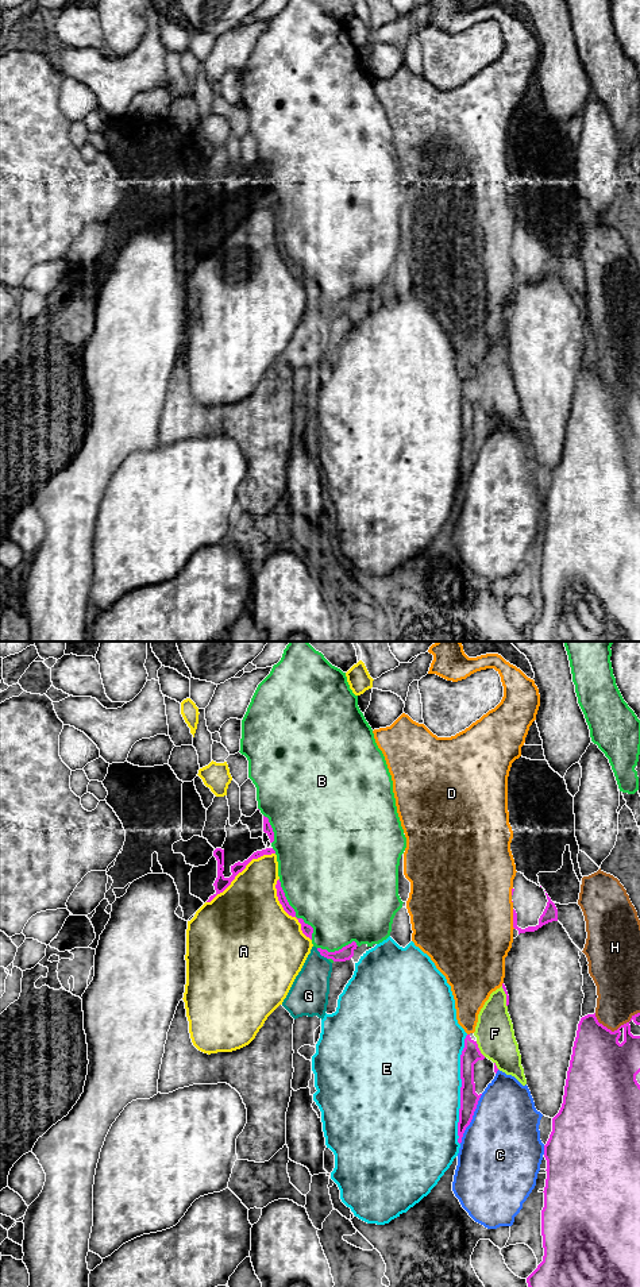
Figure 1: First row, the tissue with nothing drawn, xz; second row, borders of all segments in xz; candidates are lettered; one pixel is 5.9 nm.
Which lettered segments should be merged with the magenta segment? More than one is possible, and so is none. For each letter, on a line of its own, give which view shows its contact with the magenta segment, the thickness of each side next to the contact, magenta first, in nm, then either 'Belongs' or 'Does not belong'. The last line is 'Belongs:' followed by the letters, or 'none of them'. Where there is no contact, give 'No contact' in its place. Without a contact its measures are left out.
A: Touches magenta in xz. Thickness 80 nm (magenta) against 380 nm. Does not belong
B: Touches magenta in xz. Thickness 70 nm (magenta) against 500 nm. Does not belong
C: Touches magenta in xz. Thickness 110 nm (magenta) against 480 nm. Does not belong
D: Touches magenta in xz. Thickness 90 nm (magenta) against 500 nm. Does not belong
E: Touches magenta in xz. Thickness 110 nm (magenta) against 500 nm. Does not belong
F: Touches magenta in xz. Thickness 110 nm (magenta) against 220 nm. Does not belong
G: Touches magenta in xz. Thickness 80 nm (magenta) against 220 nm. Does not belong
H: Touches magenta in xz. Thickness 360 nm (magenta) against 260 nm. Does not belong
Belongs: none of them

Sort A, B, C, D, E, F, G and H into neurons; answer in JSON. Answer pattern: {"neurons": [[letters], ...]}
{"neurons": [["A"], ["B"], ["C"], ["D"], ["E"], ["F"], ["G"], ["H"]]}

